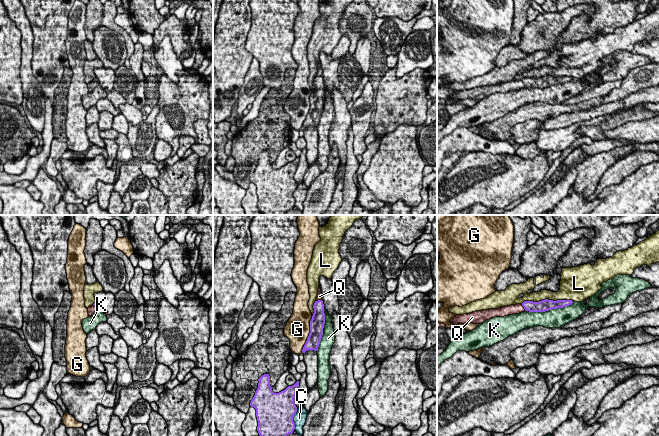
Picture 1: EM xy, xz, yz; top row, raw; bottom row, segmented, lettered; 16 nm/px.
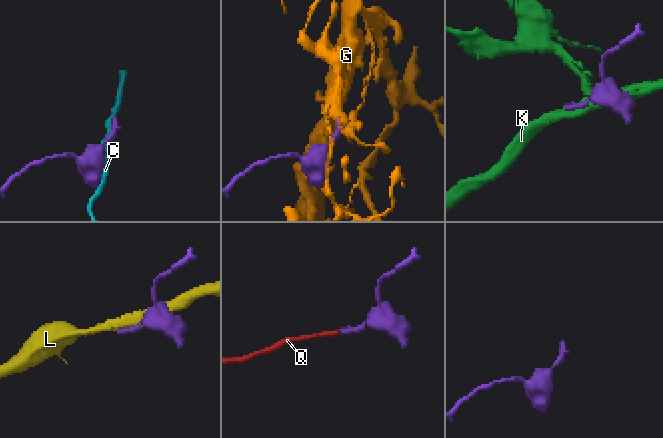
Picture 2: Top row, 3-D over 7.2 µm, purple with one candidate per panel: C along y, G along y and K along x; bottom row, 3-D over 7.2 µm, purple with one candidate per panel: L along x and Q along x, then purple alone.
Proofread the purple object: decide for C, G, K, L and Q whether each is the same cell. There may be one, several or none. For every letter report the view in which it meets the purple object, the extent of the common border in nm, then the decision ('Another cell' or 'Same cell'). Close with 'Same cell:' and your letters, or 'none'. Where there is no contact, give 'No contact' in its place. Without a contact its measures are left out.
C: Touches purple in xz. Shared border 340 nm. Another cell
G: Touches purple in xz. Shared border 600 nm. Another cell
K: Touches purple in yz. Shared border 800 nm. Another cell
L: Touches purple in yz. Shared border 850 nm. Another cell
Q: Touches purple in yz. Shared border 140 nm. Same cell
Same cell: Q

